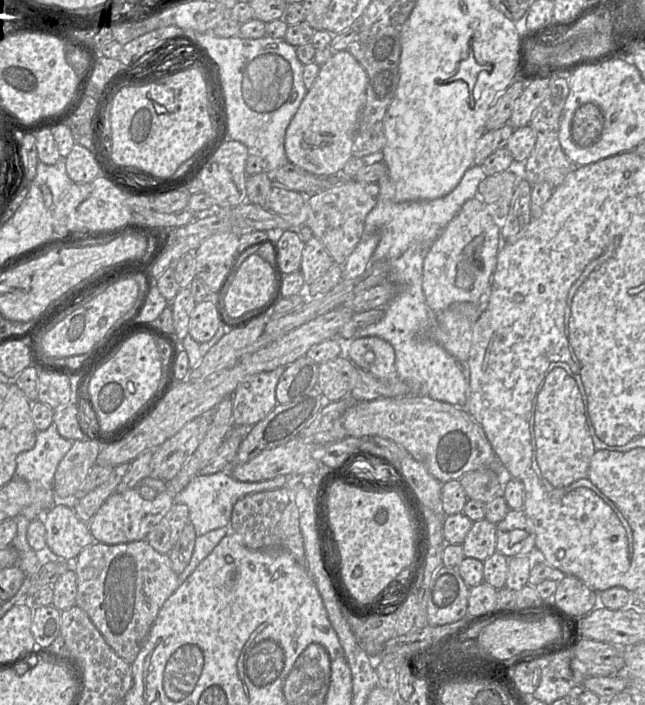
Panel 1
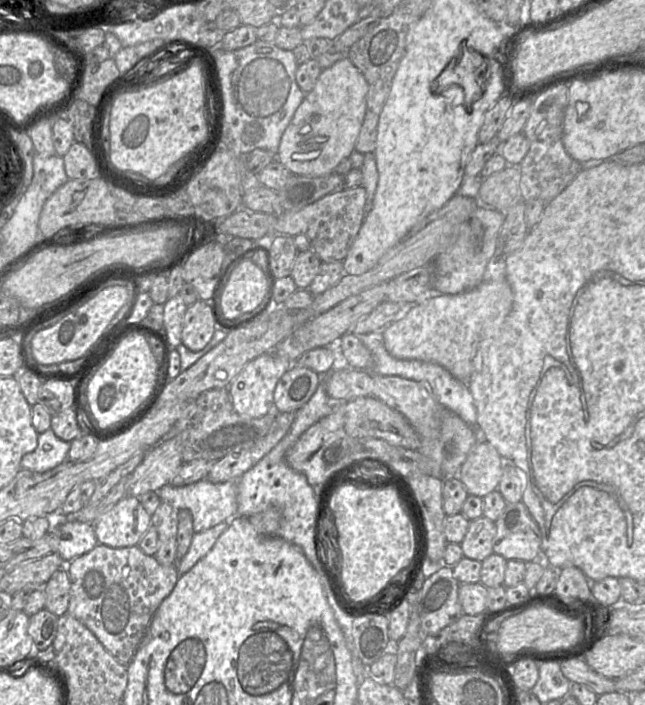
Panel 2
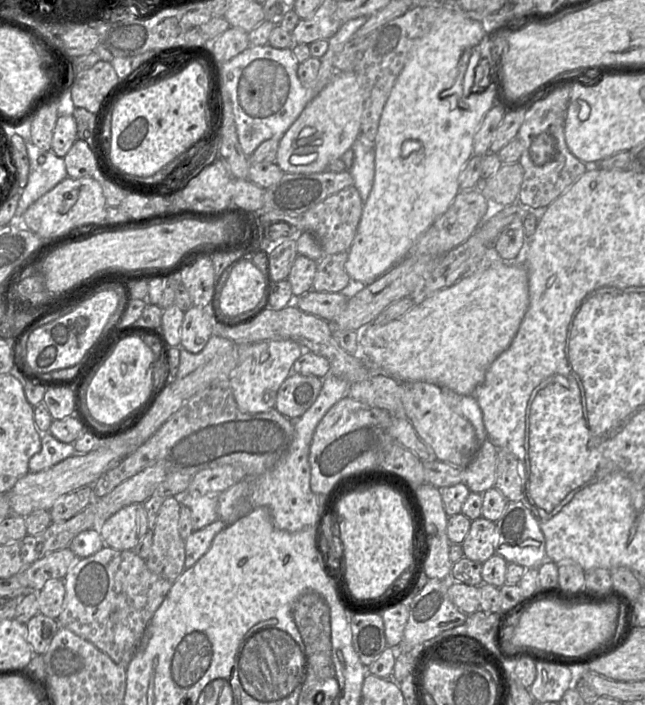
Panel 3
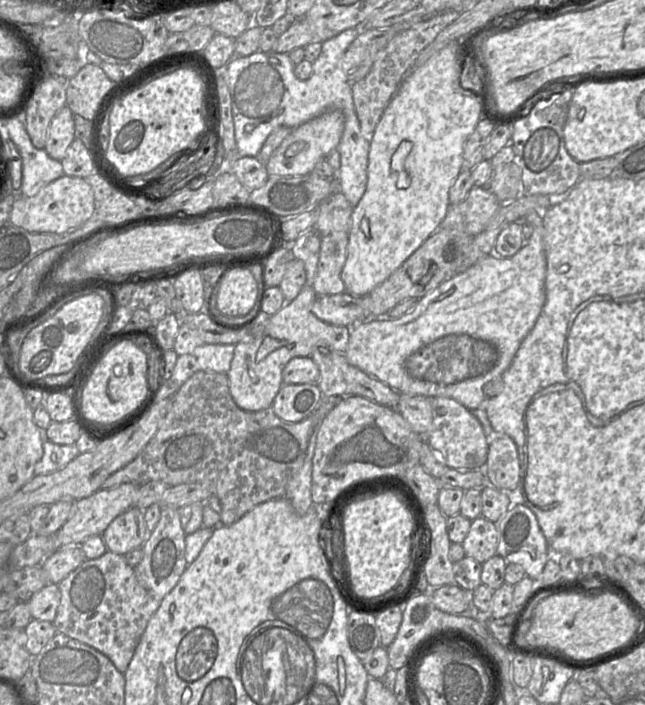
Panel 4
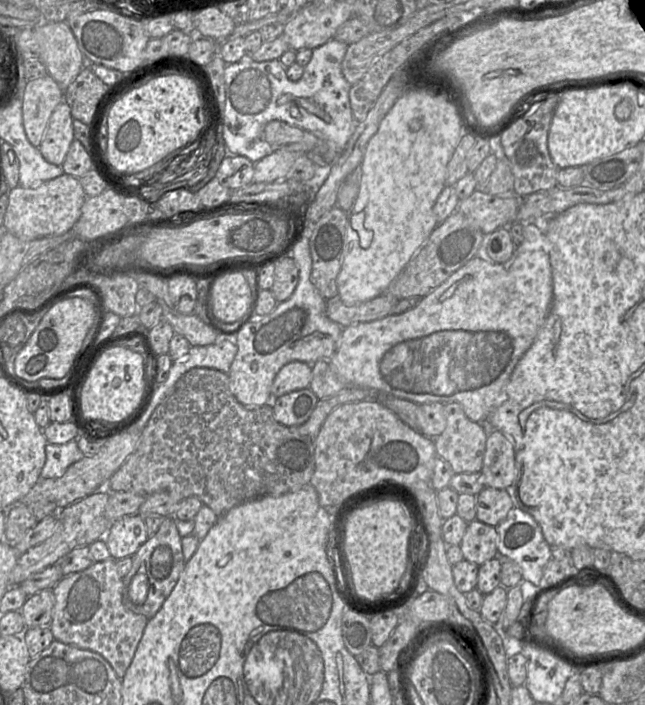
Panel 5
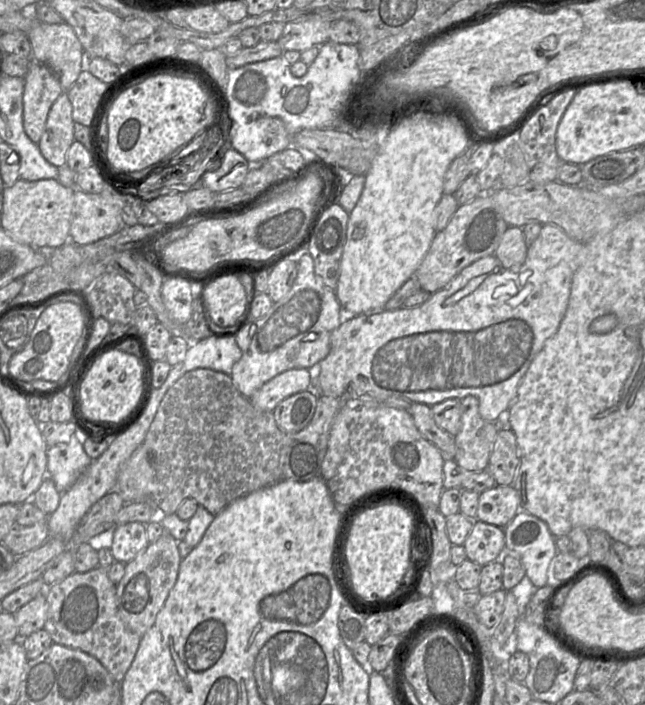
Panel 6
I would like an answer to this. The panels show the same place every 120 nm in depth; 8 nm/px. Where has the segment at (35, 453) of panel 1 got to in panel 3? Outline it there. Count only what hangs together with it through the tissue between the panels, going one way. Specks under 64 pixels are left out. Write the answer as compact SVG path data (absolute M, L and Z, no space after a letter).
M49 432L42 433L41 450L30 458L29 472L46 470L75 453L73 443L63 443Z

